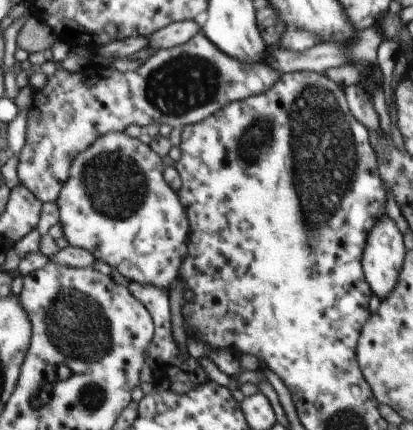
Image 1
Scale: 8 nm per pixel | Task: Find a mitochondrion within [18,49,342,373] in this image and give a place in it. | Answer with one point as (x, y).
(73, 323)

